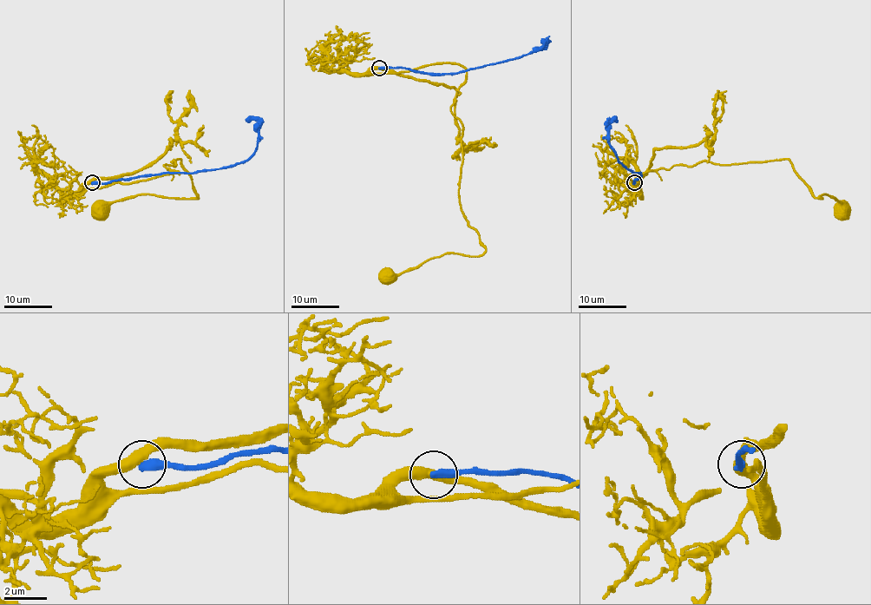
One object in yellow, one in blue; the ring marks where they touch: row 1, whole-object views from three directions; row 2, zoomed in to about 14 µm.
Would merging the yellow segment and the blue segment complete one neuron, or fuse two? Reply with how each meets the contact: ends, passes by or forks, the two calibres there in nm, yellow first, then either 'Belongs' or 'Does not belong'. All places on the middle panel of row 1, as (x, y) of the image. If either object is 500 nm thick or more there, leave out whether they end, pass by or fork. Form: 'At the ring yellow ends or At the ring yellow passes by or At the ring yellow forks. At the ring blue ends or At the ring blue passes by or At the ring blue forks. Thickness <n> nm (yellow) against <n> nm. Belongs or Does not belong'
At the ring yellow passes by. At the ring blue ends. Thickness 440 nm (yellow) against 440 nm. Does not belong

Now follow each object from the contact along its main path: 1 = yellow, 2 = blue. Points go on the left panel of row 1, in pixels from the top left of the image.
1: (92, 183), (84, 187), (179, 174), (164, 165), (179, 159), (198, 197), (140, 193), (101, 211)
2: (92, 183), (194, 173), (243, 162), (254, 151), (258, 141), (258, 121), (245, 120)

